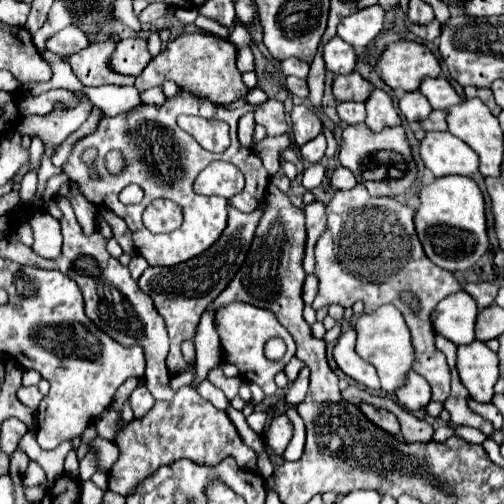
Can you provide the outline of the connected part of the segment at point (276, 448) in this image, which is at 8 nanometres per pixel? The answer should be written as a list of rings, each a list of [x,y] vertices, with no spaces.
[[[275,416],[269,422],[267,434],[265,434],[265,446],[273,450],[275,456],[283,456],[289,440],[293,434],[293,424],[289,422],[287,416]]]

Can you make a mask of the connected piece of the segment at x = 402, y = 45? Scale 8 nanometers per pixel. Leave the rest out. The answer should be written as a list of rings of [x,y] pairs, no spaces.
[[[397,40],[385,46],[375,66],[381,70],[381,80],[393,90],[413,92],[419,88],[421,80],[431,76],[439,76],[439,60],[433,52],[419,42]]]

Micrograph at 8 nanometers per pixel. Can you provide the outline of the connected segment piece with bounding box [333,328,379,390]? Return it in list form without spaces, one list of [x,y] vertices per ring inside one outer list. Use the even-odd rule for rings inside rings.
[[[347,328],[339,336],[333,348],[333,360],[337,362],[341,372],[353,378],[355,382],[363,384],[369,390],[379,390],[379,378],[375,368],[369,362],[361,360],[355,352],[355,328]]]

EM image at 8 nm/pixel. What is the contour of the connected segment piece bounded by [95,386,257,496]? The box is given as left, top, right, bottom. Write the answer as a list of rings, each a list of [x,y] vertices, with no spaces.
[[[191,386],[181,388],[173,400],[155,402],[151,412],[143,418],[135,418],[123,428],[121,414],[115,406],[105,408],[105,412],[95,420],[97,434],[115,442],[121,450],[119,460],[109,472],[109,490],[117,494],[129,494],[141,480],[153,474],[159,466],[175,462],[177,458],[189,458],[201,466],[219,464],[223,458],[233,456],[237,464],[245,470],[257,470],[257,454],[241,440],[237,428],[223,410],[217,410],[209,400],[201,398]]]

